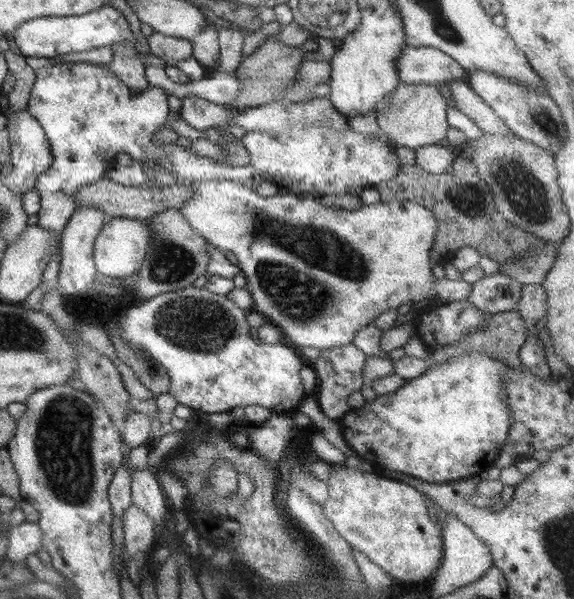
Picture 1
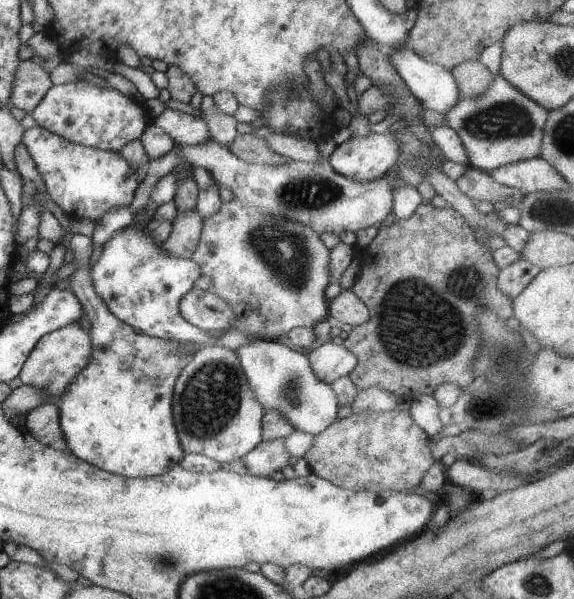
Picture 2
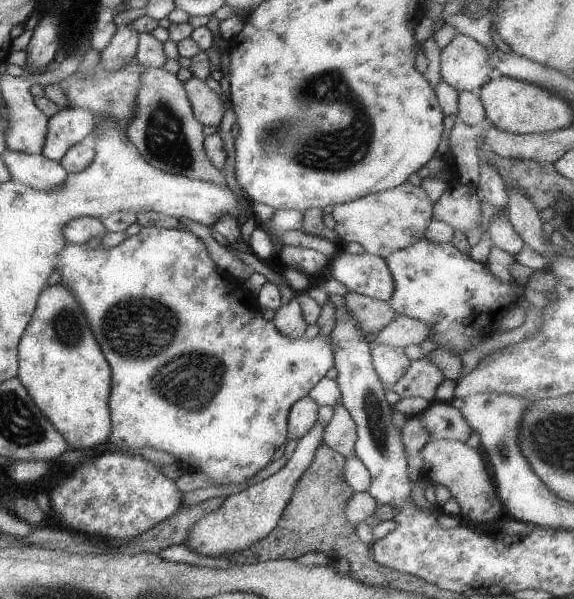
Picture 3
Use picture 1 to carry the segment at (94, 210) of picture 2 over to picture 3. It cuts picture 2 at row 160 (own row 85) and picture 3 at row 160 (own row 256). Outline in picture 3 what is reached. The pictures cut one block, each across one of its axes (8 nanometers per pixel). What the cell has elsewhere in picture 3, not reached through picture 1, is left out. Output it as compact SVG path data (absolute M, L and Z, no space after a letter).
M63 108L48 120L48 135L42 155L60 161L72 146L81 141L94 128L94 112L84 109Z

